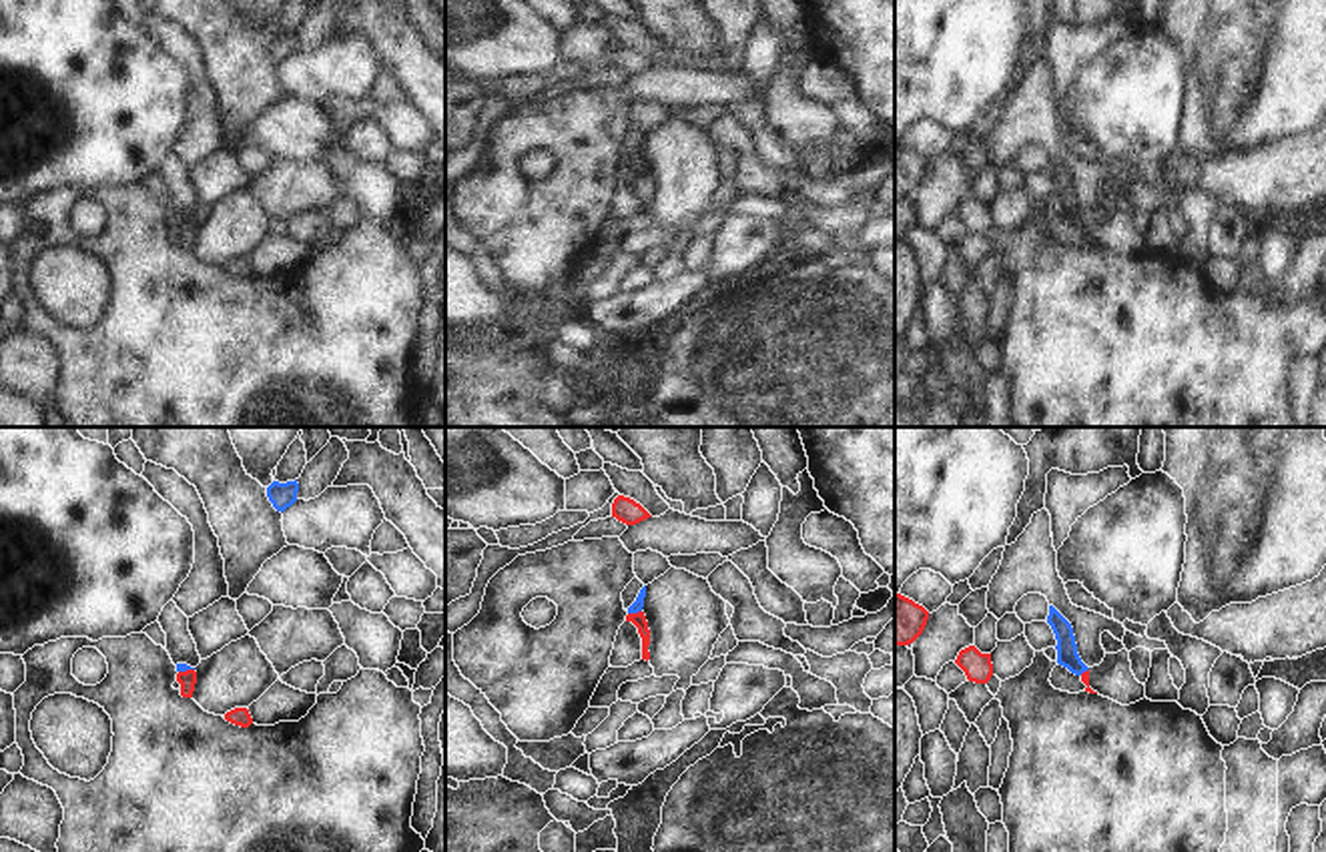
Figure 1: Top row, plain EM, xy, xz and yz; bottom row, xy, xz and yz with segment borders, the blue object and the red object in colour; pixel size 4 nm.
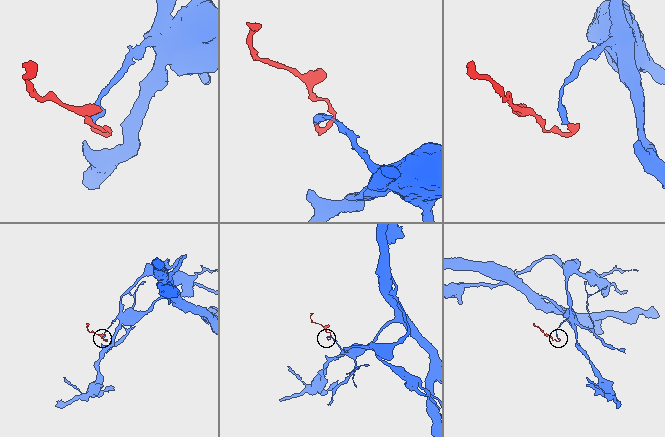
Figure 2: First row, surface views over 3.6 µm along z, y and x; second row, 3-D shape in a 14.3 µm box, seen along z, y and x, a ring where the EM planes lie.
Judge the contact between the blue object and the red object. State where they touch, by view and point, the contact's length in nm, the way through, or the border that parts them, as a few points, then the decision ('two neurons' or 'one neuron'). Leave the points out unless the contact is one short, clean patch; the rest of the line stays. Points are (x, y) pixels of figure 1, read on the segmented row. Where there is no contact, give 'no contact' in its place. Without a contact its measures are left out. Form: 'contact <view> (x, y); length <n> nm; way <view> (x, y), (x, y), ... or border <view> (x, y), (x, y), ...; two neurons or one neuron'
contact xz (634, 612); length 60 nm; way xz (638, 604), (634, 612), (638, 620); one neuron

